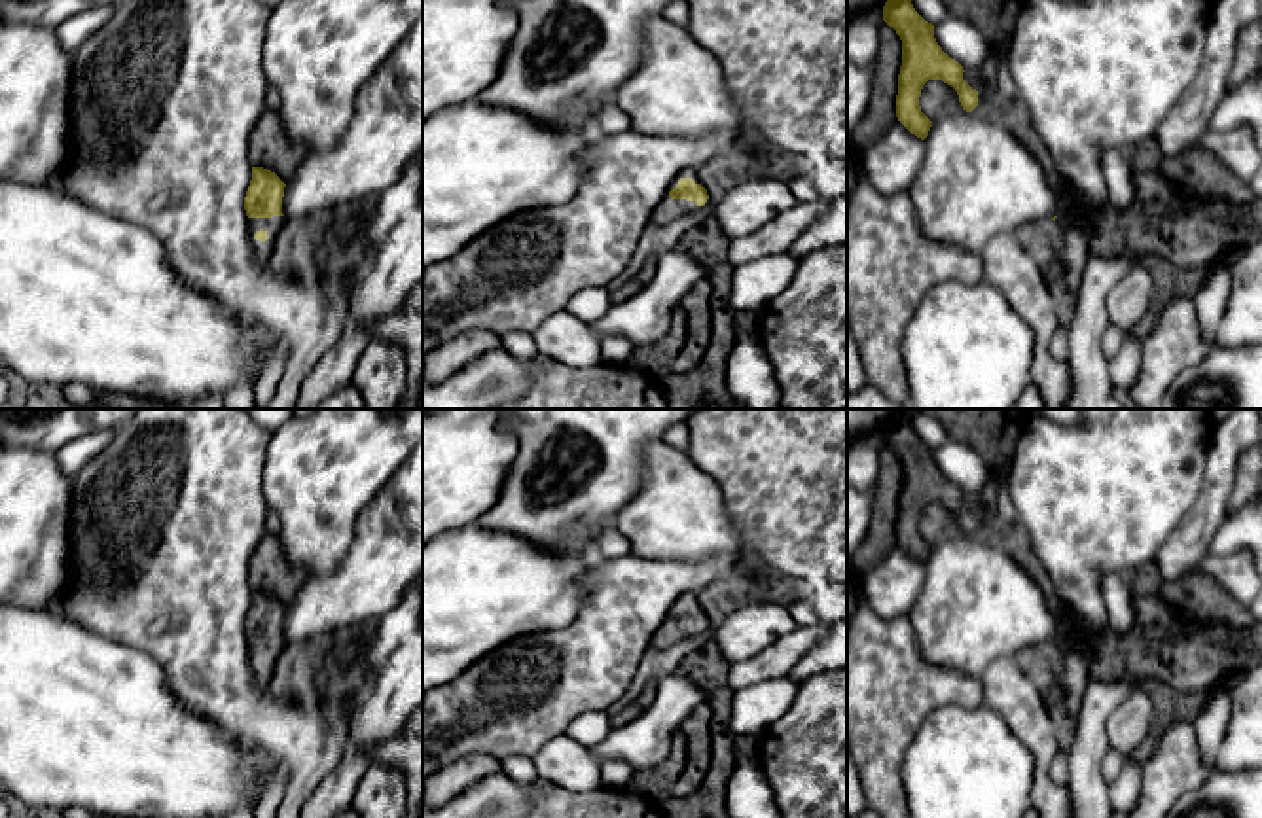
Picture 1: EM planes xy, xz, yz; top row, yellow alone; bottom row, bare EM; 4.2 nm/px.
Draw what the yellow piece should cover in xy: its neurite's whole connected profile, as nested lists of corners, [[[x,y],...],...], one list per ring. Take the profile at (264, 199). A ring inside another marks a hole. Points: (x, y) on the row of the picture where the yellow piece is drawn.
[[[252,167],[244,210],[252,252],[261,265],[269,265],[269,259],[280,252],[282,233],[294,227],[282,214],[284,187],[286,184],[275,172]]]

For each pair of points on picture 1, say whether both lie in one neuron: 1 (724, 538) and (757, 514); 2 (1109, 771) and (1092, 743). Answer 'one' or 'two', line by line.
1: two
2: two

